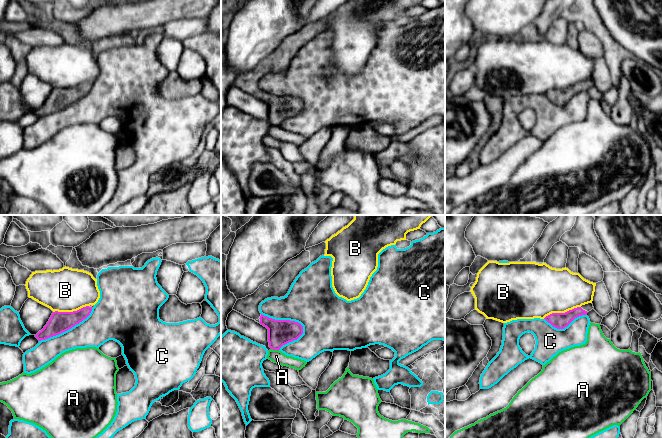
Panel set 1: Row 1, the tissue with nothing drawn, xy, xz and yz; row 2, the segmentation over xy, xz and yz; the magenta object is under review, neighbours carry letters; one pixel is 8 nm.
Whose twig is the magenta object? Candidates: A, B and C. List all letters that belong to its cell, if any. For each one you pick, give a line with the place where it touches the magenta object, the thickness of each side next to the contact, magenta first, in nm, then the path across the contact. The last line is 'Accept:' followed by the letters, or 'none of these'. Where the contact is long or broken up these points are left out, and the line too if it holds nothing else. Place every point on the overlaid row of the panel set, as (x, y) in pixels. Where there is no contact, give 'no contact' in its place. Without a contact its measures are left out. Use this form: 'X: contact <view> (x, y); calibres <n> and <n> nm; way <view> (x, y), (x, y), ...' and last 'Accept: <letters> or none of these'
Accept: none of these

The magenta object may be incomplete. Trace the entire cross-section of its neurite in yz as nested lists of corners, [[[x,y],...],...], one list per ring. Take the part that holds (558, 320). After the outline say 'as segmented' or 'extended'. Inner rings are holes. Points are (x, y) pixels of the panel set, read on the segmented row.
[[[592,303],[582,305],[581,307],[574,308],[565,313],[552,313],[546,316],[544,319],[557,329],[564,329],[575,318],[586,315],[589,311],[594,309]]]; extended

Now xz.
[[[325,242],[306,248],[299,255],[288,260],[253,294],[236,301],[233,310],[255,321],[259,319],[260,324],[268,329],[268,342],[271,349],[280,350],[283,345],[297,340],[303,334],[303,326],[295,321],[275,320],[262,315],[259,311],[260,303],[267,298],[286,296],[300,272],[324,255],[325,249]]]; extended

